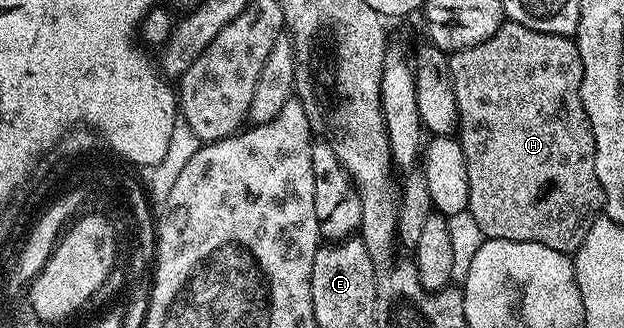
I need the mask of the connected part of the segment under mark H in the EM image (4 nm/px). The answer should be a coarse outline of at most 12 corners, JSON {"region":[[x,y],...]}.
{"region":[[575,38],[451,52],[485,239],[576,252],[603,212]]}

